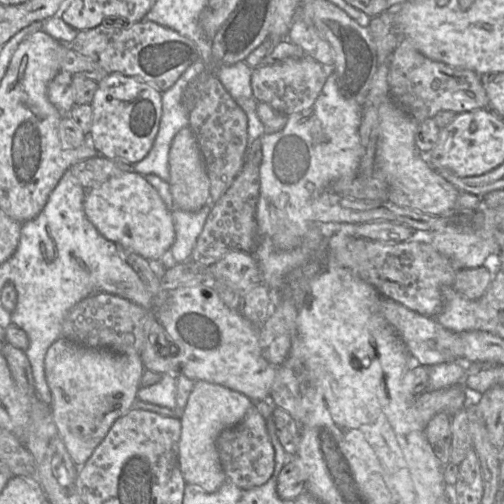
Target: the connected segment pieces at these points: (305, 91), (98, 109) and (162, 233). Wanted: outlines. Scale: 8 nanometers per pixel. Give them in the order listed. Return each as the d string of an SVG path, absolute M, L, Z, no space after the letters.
M313 58L287 60L280 64L258 66L253 69L251 87L253 97L265 102L277 112L291 115L301 112L315 102L328 78L328 67Z
M110 73L99 81L91 102L89 138L98 154L129 165L141 161L151 149L158 132L162 114L161 93L149 83L121 73Z
M132 170L86 189L83 209L100 235L117 244L122 251L135 252L146 260L159 261L174 241L171 211L145 176Z

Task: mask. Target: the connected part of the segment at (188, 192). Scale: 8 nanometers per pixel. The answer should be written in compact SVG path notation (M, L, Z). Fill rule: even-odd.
M181 128L172 139L168 153L169 179L167 180L173 199L173 208L196 212L210 203L210 181L206 166L192 129Z

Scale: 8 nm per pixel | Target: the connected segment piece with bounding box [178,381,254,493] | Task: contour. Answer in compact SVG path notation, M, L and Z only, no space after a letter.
M195 381L181 421L178 463L187 484L195 485L207 493L216 492L226 481L216 440L220 433L238 424L253 407L254 402L244 394L206 381Z

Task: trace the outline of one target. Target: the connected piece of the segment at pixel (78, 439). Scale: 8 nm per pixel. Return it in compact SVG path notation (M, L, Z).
M59 338L48 348L44 359L44 372L52 396L50 410L54 424L76 466L81 467L86 463L114 422L133 408L138 400L137 392L144 370L138 353L118 353L88 347L63 338Z

